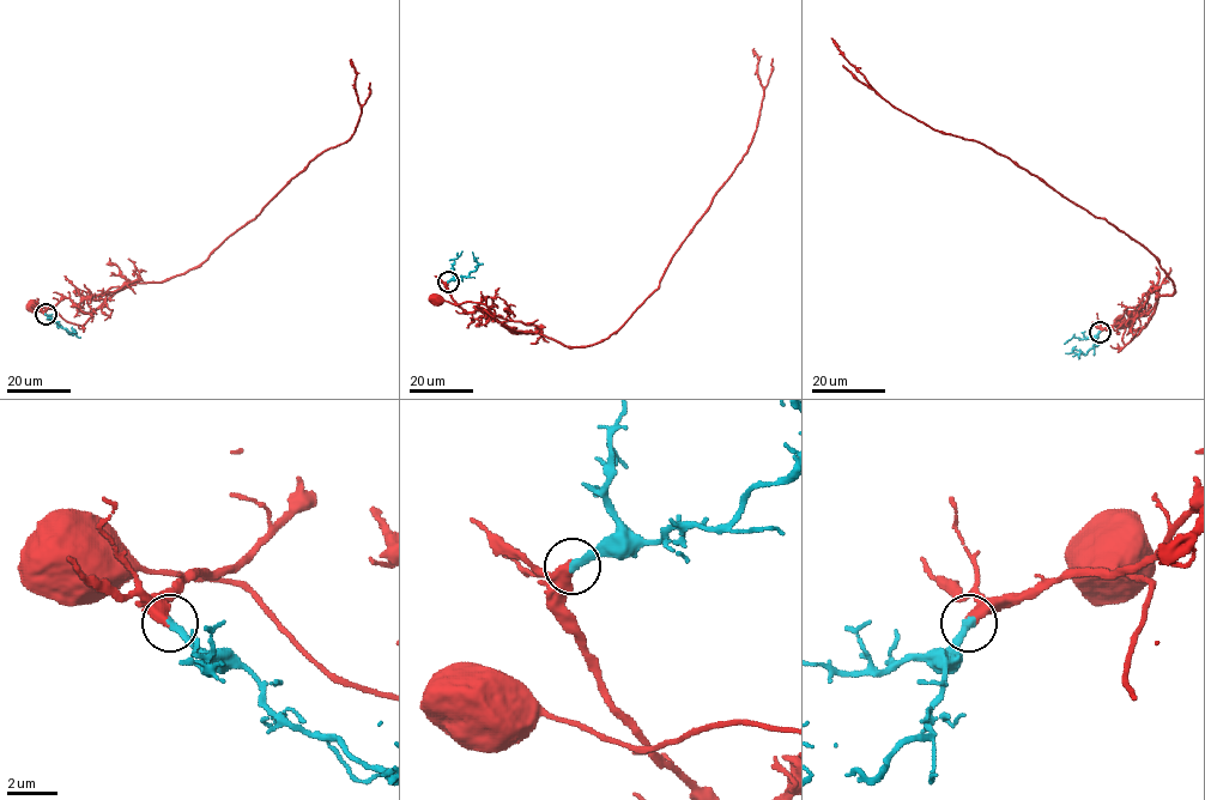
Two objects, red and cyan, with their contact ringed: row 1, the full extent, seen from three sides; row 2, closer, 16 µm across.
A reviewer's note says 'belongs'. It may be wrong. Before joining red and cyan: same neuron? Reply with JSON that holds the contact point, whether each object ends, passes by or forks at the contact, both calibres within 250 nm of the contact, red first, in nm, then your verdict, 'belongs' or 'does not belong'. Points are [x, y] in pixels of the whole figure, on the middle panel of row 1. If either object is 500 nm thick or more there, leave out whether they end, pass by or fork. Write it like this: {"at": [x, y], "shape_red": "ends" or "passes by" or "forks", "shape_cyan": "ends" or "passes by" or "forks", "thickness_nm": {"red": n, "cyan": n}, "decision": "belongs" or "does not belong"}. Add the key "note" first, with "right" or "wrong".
{"note": "right", "at": [448, 282], "shape_red": "ends", "shape_cyan": "ends", "thickness_nm": {"red": 460, "cyan": 320}, "decision": "belongs"}

